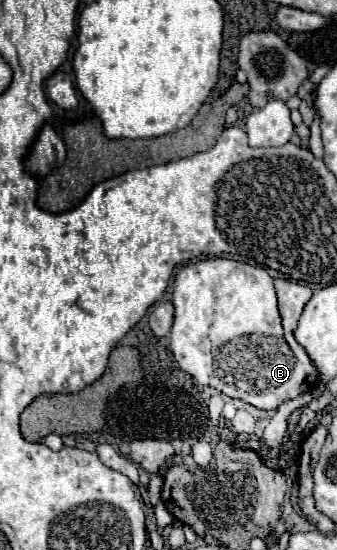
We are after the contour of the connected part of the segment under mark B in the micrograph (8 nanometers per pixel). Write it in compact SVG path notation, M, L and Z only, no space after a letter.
M222 257L202 259L184 265L176 273L172 287L174 329L170 331L170 351L180 369L190 373L200 385L214 387L220 393L242 399L258 409L276 409L280 403L316 387L316 367L308 361L308 357L296 357L294 351L288 347L286 339L282 337L274 281L262 266Z

